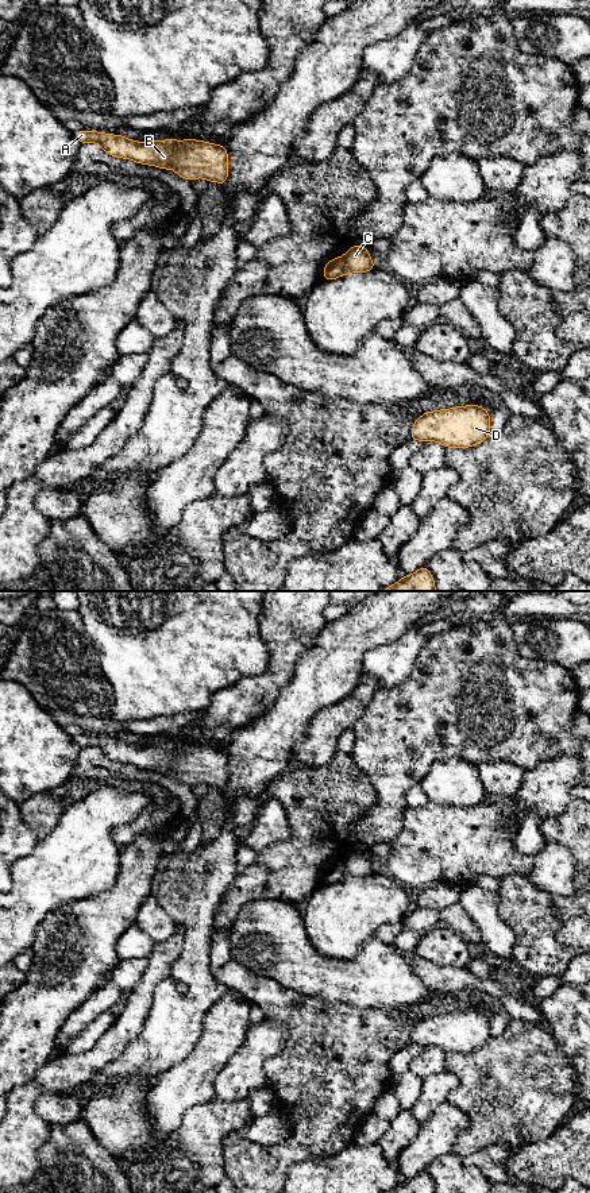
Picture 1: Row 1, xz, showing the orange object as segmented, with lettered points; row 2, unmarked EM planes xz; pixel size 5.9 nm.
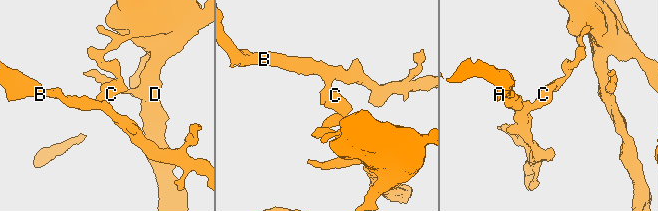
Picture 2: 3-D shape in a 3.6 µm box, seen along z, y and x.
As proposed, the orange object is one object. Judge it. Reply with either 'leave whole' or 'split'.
split

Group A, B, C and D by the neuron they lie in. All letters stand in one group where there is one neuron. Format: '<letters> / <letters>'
A B / C D

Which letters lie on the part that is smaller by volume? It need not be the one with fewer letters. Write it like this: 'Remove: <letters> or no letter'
Remove: A, B

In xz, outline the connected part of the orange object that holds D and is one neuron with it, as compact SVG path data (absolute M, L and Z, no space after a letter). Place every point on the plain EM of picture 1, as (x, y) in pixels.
M479 1009L424 1016L414 1024L410 1043L436 1046L444 1053L470 1053L490 1039L490 1016Z

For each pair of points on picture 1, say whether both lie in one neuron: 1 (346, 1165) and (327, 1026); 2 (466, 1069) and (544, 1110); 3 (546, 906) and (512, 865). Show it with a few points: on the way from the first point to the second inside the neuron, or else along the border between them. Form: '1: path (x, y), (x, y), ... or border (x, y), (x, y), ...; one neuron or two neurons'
1: border (350, 1143), (328, 1155), (312, 1157); two neurons
2: path (485, 1069), (506, 1088), (525, 1091); one neuron
3: border (500, 879), (523, 875), (546, 891); two neurons

